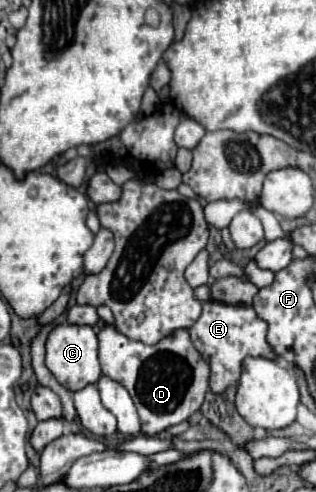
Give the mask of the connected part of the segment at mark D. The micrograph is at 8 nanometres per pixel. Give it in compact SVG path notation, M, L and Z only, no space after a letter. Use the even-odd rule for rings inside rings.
M106 326L98 334L102 374L120 382L132 396L142 422L144 436L158 436L168 426L190 418L204 402L210 368L190 342L188 330L180 328L154 346L128 340L124 334Z

